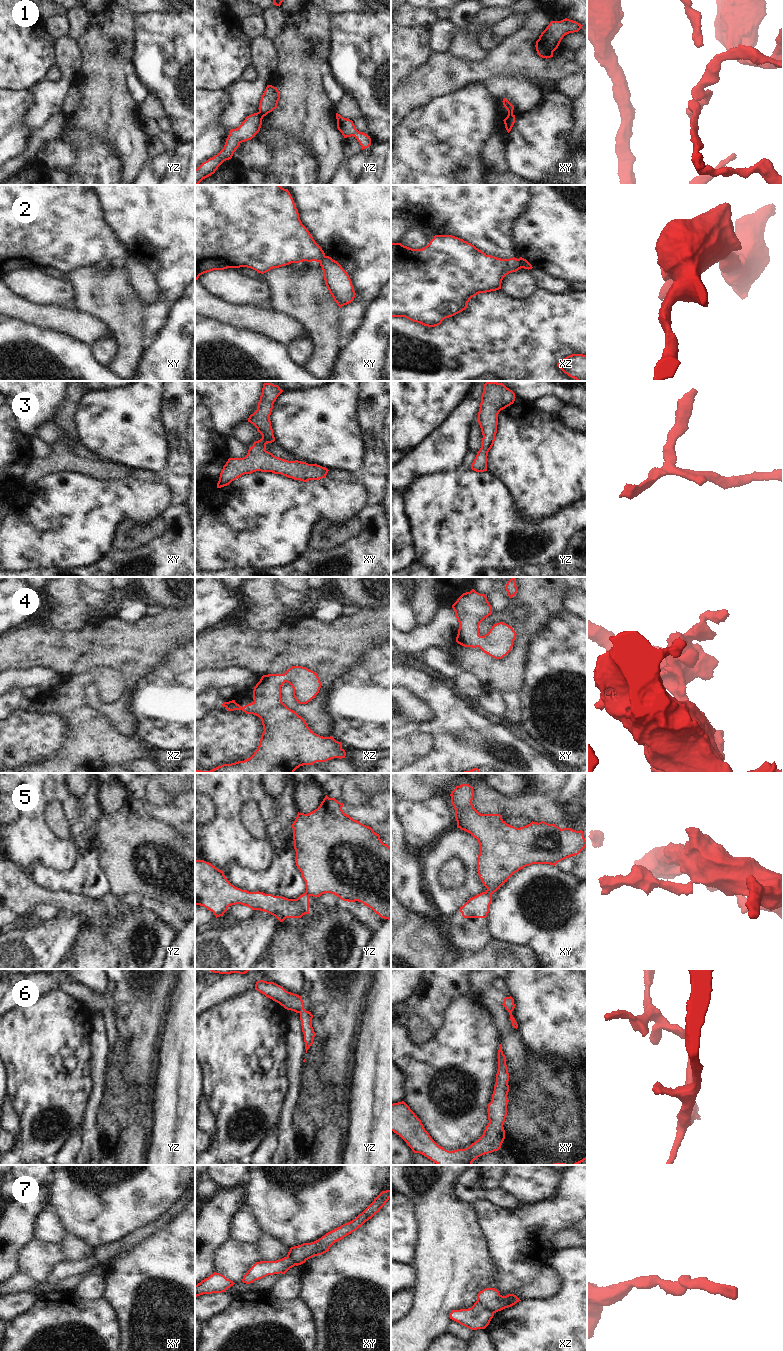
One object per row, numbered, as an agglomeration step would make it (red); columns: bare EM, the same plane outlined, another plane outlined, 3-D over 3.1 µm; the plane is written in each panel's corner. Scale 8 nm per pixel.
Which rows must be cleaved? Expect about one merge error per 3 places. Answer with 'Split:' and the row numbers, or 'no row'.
Split: 1, 2, 5, 7

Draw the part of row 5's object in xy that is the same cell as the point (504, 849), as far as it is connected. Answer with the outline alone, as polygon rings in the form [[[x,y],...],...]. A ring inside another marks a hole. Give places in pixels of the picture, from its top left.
[[[469,784],[456,786],[451,792],[451,804],[455,809],[455,818],[457,828],[470,833],[478,840],[480,852],[477,859],[477,872],[483,885],[487,888],[486,892],[492,895],[516,872],[532,864],[550,864],[555,866],[558,862],[578,855],[586,846],[587,841],[584,838],[583,831],[576,831],[571,828],[563,828],[555,824],[548,824],[544,821],[539,823],[531,822],[530,824],[516,828],[507,824],[500,814],[481,814],[472,804],[474,797],[473,787]]]

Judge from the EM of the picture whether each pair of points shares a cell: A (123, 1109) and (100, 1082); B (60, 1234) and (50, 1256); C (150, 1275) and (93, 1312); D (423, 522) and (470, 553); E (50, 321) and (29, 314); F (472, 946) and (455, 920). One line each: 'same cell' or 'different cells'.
A: different cells
B: different cells
C: different cells
D: same cell
E: same cell
F: same cell

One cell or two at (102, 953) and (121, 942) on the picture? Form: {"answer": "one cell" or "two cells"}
{"answer": "two cells"}

